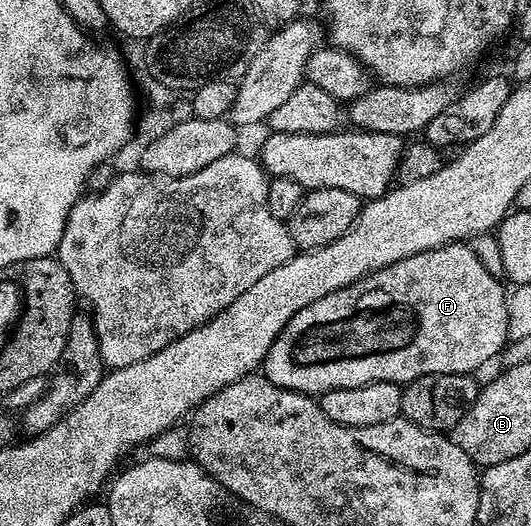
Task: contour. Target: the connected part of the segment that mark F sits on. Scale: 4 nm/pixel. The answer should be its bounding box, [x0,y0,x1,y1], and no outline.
[261,242,510,396]

